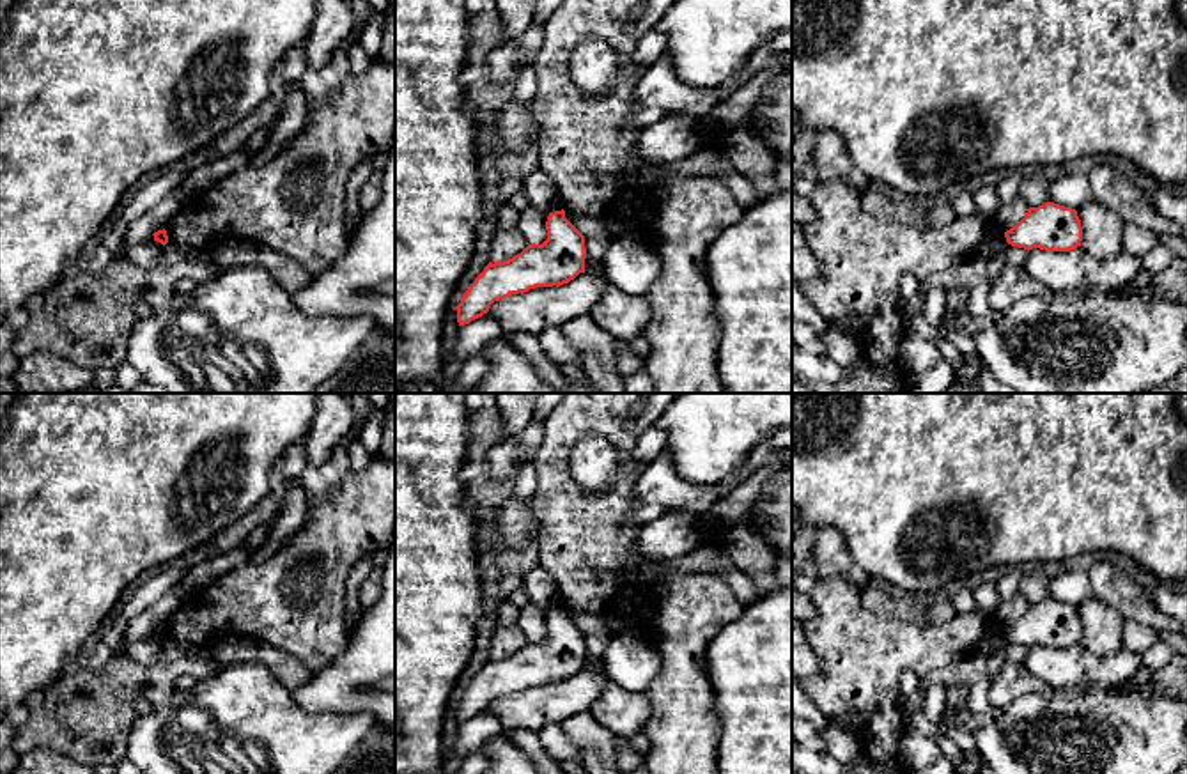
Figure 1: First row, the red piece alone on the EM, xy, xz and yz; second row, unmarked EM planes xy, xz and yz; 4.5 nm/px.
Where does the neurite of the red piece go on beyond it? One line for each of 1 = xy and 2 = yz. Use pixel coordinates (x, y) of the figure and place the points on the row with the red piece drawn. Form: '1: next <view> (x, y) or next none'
1: next none
2: next none

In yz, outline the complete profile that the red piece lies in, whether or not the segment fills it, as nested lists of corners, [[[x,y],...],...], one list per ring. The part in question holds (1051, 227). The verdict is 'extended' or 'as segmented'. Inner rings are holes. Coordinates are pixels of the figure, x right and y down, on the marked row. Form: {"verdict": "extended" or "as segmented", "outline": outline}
{"verdict": "as segmented", "outline": [[[1054,202],[1029,207],[1026,216],[1005,232],[1006,243],[1024,250],[1070,252],[1081,246],[1082,227],[1077,211]]]}

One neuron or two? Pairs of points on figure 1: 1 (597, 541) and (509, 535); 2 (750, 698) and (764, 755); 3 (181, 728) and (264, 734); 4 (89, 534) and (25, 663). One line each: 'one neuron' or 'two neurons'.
1: two neurons
2: one neuron
3: one neuron
4: one neuron

